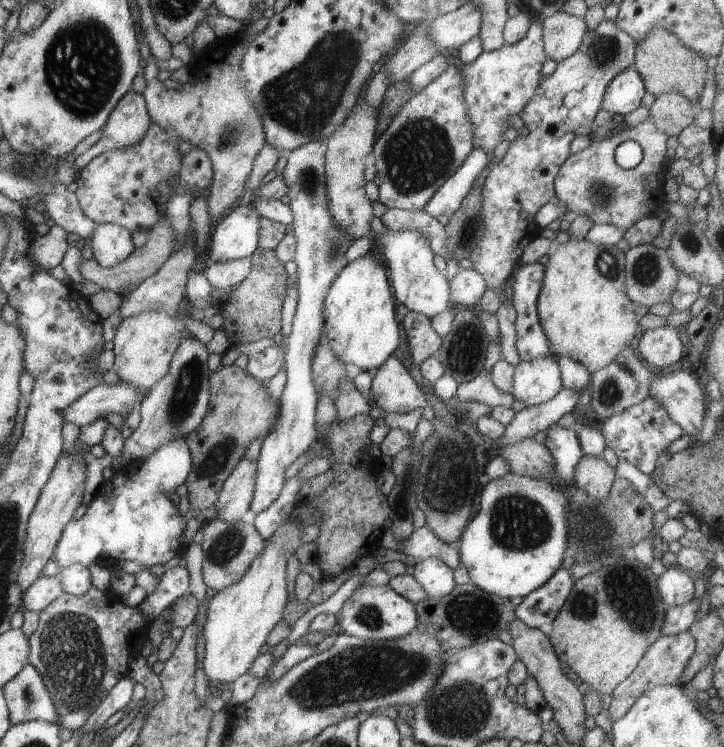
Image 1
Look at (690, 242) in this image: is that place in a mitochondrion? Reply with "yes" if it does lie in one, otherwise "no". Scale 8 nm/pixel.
yes

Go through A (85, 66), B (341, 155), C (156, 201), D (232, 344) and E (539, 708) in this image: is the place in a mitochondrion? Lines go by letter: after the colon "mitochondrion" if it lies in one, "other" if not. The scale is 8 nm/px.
A: mitochondrion
B: other
C: other
D: other
E: other

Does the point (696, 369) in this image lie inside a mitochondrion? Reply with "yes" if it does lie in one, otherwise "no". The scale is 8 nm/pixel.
no

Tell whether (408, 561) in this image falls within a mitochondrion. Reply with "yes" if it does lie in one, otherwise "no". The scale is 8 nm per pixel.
no

